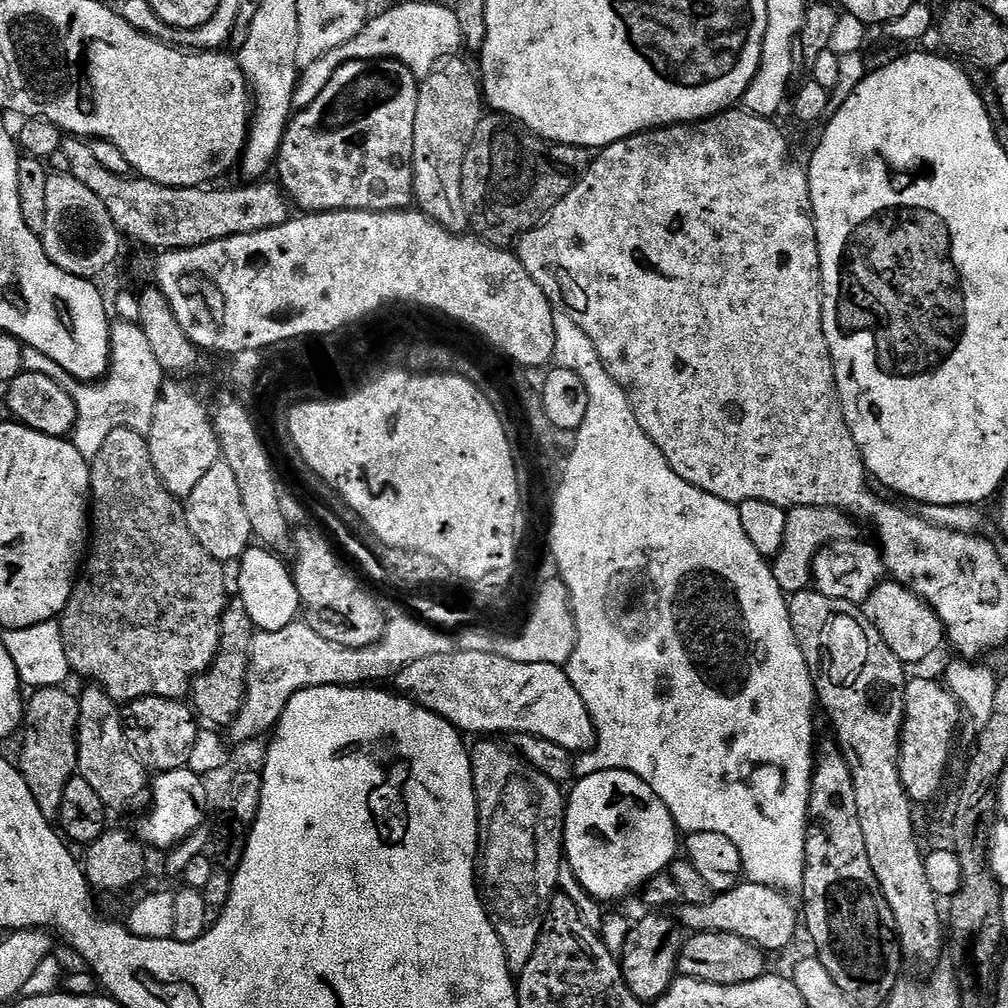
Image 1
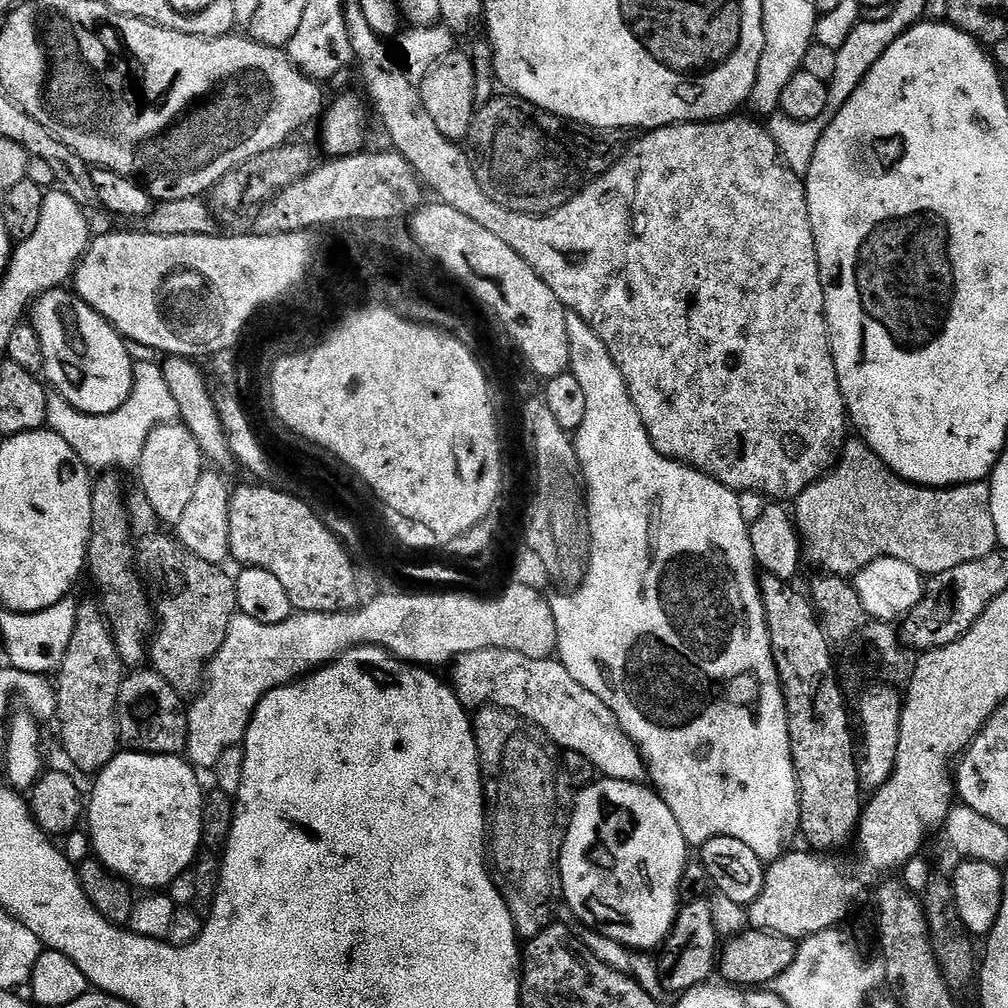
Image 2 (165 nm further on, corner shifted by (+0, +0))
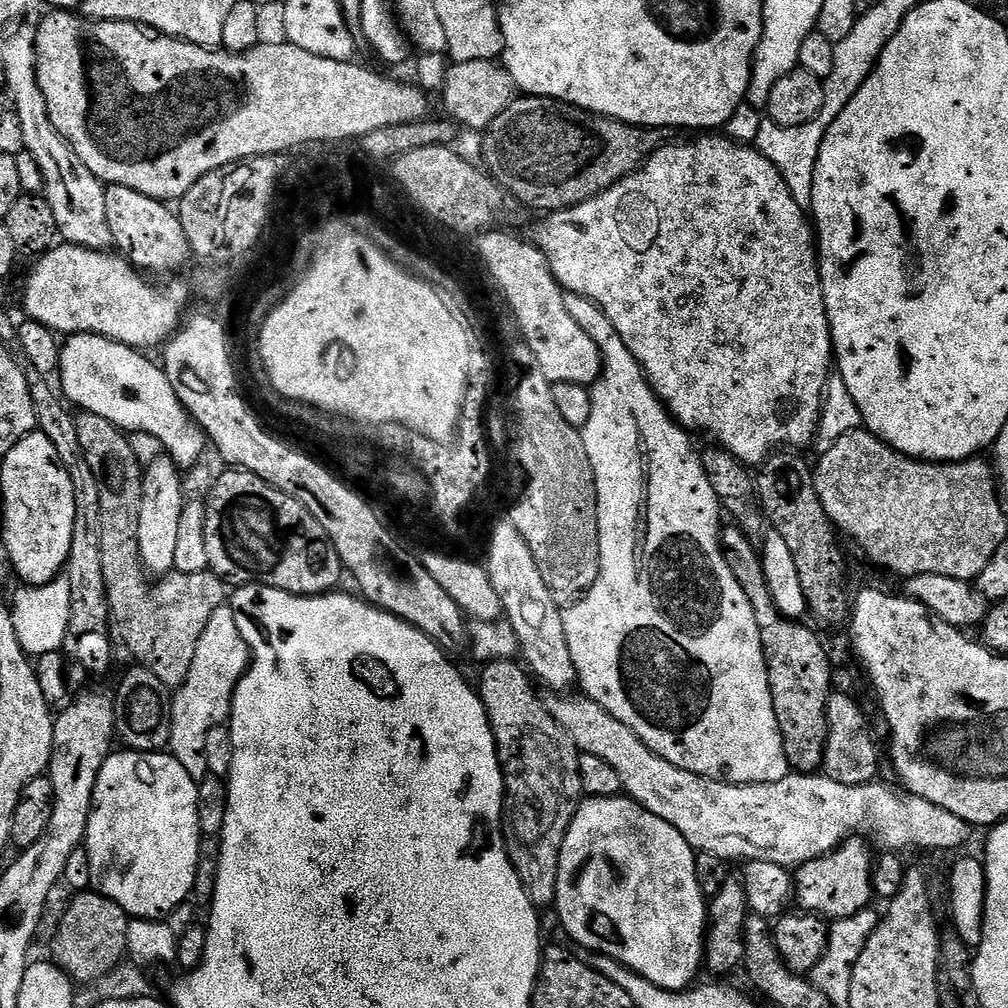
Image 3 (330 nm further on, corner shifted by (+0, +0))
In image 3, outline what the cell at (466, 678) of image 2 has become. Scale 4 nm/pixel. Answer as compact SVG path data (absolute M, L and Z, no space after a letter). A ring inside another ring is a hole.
M576 694L549 695L546 703L550 714L568 731L570 738L576 743L581 753L595 754L596 757L603 758L609 766L614 766L614 770L618 770L618 778L622 778L624 792L643 808L650 810L650 814L658 814L658 818L662 818L662 822L670 822L670 826L674 826L674 830L678 830L678 834L682 834L682 838L686 838L686 842L696 852L718 854L718 858L729 862L735 862L735 860L740 860L739 862L747 862L749 860L774 862L783 868L795 870L801 864L810 862L819 856L824 856L827 852L833 852L845 840L855 837L857 834L863 834L868 838L876 836L877 842L881 844L881 849L884 850L905 850L904 848L912 847L937 848L940 852L948 852L951 848L962 847L968 840L970 825L962 818L958 818L958 814L950 814L950 810L942 810L942 806L934 806L934 802L926 802L926 798L918 798L911 794L905 794L903 791L901 791L902 793L895 792L897 790L895 787L883 782L873 782L871 784L863 784L862 786L842 786L842 782L834 782L823 774L789 774L786 778L782 778L778 782L770 782L769 784L725 784L722 780L711 780L705 776L694 774L690 770L682 770L678 766L674 766L674 762L666 762L666 758L654 754L654 750L650 750L646 746L646 742L642 742L642 738L638 738L638 734L634 734L634 730L630 730L630 726L618 722L618 718L614 718L614 714L610 714L601 704L596 704L583 694L572 695Z

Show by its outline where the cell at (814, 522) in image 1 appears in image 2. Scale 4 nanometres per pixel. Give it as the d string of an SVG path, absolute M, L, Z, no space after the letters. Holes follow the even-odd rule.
M845 439L844 451L840 453L834 467L814 481L794 501L794 519L800 531L803 547L816 559L819 571L845 578L855 577L870 562L878 558L898 558L910 562L914 570L931 578L954 566L966 562L984 560L986 554L996 551L996 531L994 514L990 514L991 487L987 483L959 484L953 488L922 488L894 474L870 450L863 439Z

